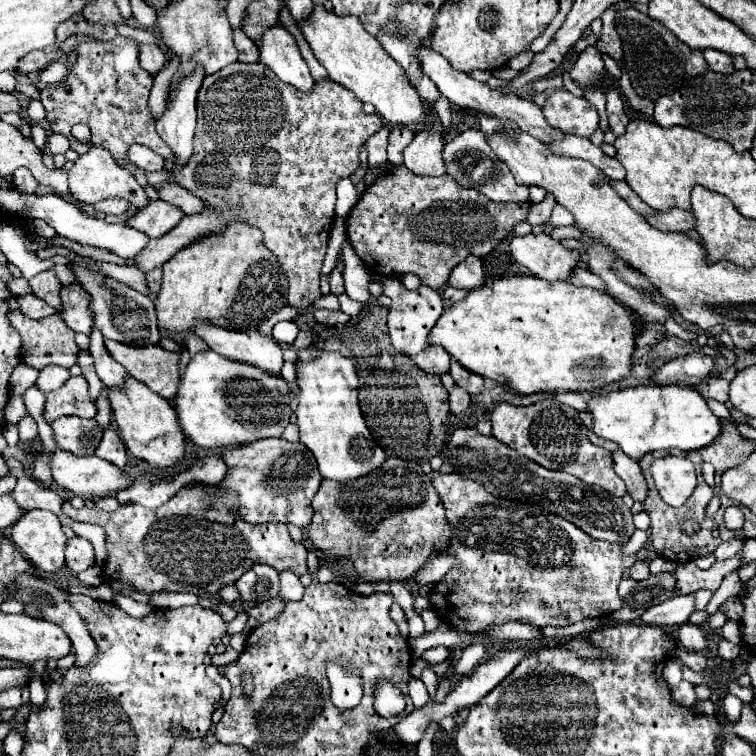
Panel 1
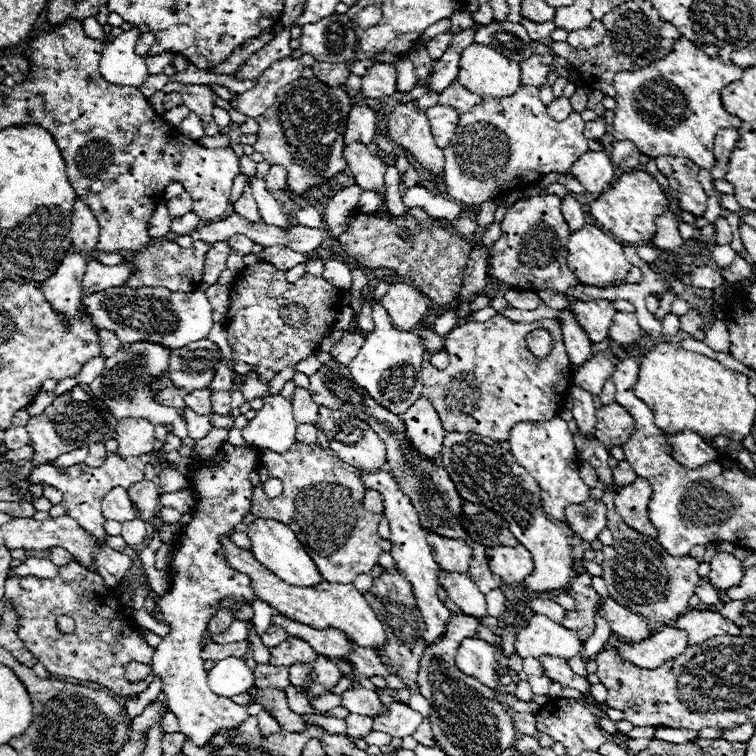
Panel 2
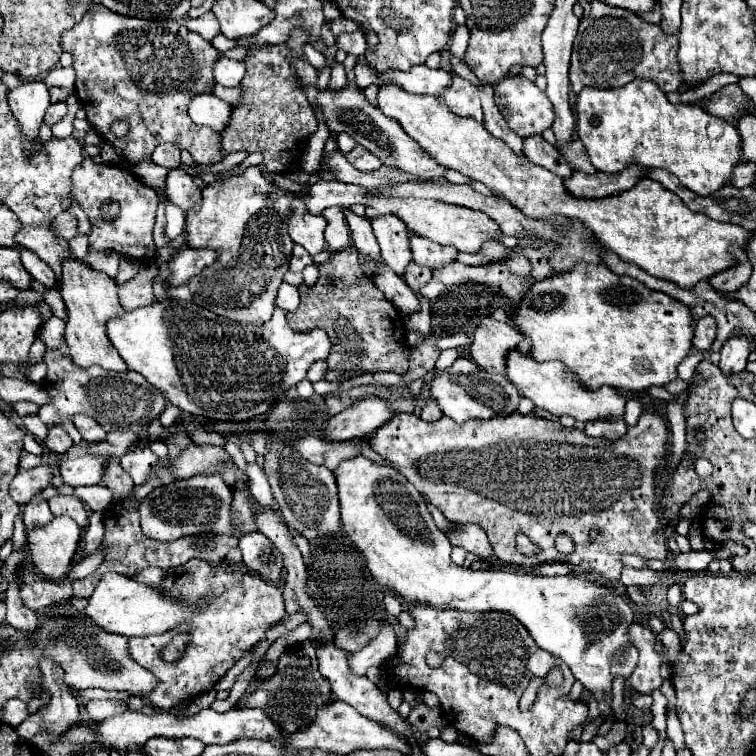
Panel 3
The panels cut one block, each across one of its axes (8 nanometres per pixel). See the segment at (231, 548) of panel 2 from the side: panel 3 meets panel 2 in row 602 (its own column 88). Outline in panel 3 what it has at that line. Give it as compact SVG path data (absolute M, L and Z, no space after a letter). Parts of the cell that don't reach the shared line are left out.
M70 258L62 264L62 284L60 294L64 298L64 304L68 308L68 324L66 324L66 344L70 348L70 358L78 368L90 368L90 366L102 366L104 370L114 372L128 372L126 362L120 358L112 342L106 334L106 324L112 318L120 318L124 314L116 290L118 284L114 278L110 278L104 272L88 268L84 262Z

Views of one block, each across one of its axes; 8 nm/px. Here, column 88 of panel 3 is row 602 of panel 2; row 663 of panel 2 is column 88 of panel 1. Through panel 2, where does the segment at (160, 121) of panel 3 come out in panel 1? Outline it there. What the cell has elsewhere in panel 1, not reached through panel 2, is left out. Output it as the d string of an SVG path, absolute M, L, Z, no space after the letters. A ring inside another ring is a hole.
M116 36L110 42L102 40L82 40L76 46L78 58L68 72L68 76L40 90L40 102L46 108L46 118L54 132L62 132L70 138L70 148L78 154L86 154L92 146L106 148L114 160L128 158L128 148L132 144L144 144L164 156L174 160L170 146L156 134L156 118L148 108L148 96L154 78L144 72L138 64L138 42L126 36ZM74 124L88 124L92 136L90 142L80 142L72 136Z

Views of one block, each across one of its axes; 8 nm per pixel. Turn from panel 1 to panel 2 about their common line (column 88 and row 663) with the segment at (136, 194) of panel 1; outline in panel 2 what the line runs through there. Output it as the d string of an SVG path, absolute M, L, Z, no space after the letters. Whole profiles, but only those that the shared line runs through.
M224 442L220 446L220 450L216 454L212 454L210 458L198 460L192 464L190 486L198 494L198 504L194 508L194 516L190 518L188 526L184 528L182 536L178 538L178 542L174 546L174 556L168 566L168 592L158 600L158 608L164 616L164 622L170 626L170 632L158 644L158 648L152 656L152 664L148 668L156 678L162 680L162 692L166 694L168 710L176 714L176 718L180 722L180 730L190 740L194 740L194 744L206 744L206 740L210 740L210 736L214 736L214 732L236 728L248 716L246 706L238 706L230 698L218 696L210 690L208 676L204 670L204 660L200 658L200 652L202 652L202 634L208 628L208 620L220 610L220 604L218 604L220 600L224 600L228 596L234 602L252 602L254 600L254 590L250 588L250 578L232 570L226 564L226 556L222 552L220 538L230 536L236 530L236 526L242 522L242 518L250 512L252 484L248 478L250 478L250 472L256 468L256 464L258 464L256 450L252 450L250 446L248 448L232 446L228 442Z

